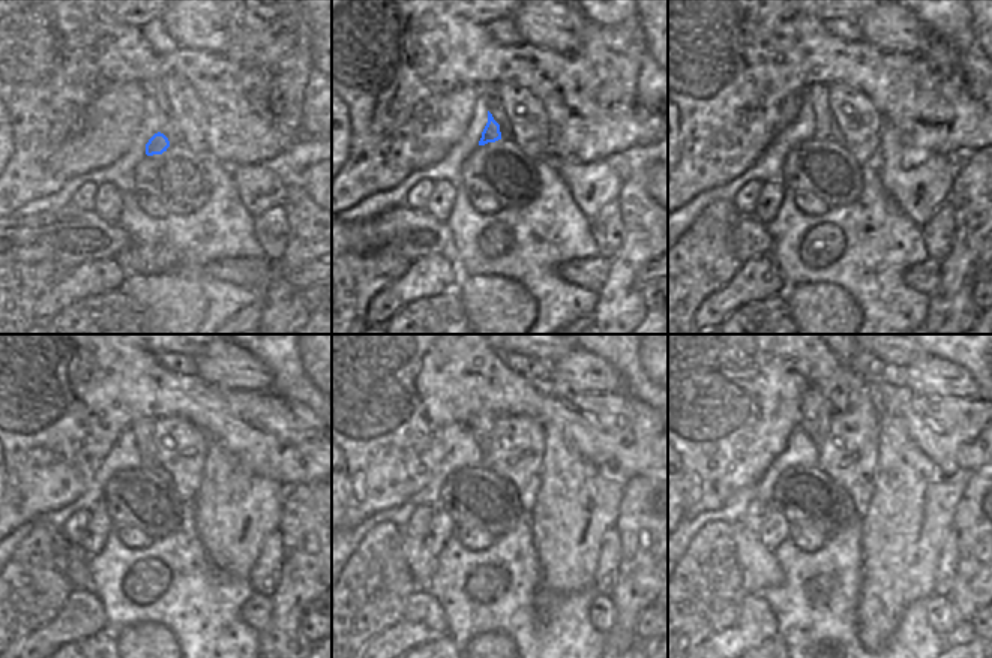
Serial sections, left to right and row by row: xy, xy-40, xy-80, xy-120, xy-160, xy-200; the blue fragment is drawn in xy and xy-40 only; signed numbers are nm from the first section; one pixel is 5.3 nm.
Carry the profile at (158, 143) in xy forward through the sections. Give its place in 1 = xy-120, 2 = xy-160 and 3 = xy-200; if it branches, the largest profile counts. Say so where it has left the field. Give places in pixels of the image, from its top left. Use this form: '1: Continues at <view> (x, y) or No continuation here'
1: Continues at xy-120 (143, 429)
2: Continues at xy-160 (479, 426)
3: Continues at xy-200 (815, 409)

